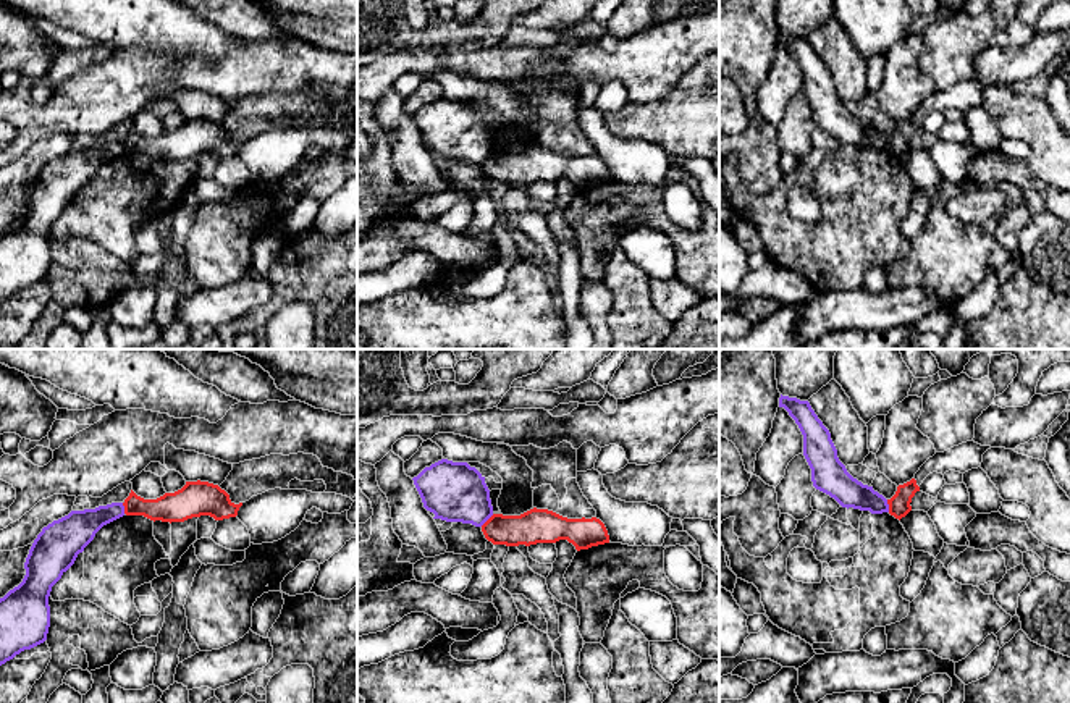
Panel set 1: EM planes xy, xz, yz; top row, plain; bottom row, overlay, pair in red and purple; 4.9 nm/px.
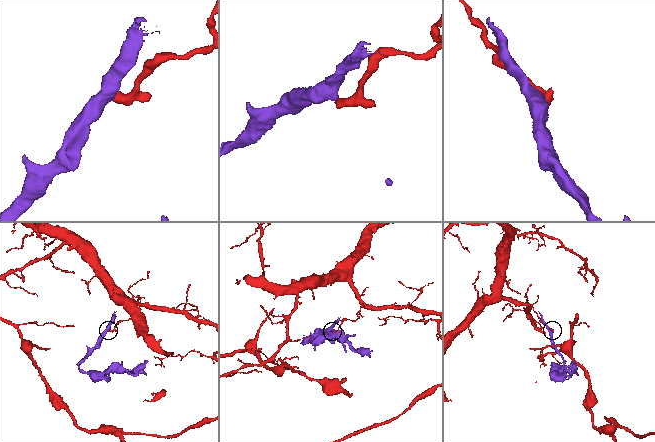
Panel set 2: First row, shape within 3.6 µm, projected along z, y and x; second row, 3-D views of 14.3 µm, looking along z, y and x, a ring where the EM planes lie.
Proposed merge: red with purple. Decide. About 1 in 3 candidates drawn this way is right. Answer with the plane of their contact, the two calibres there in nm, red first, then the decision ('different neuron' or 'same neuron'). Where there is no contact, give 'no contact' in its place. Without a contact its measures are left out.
xz | 180/300 nm | different neuron

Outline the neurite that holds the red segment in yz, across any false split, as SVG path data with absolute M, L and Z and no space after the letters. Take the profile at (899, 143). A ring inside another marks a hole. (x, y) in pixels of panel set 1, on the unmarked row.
M915 116L904 123L899 123L895 133L887 137L889 152L899 158L905 155L912 149L910 141L916 129L920 129L920 124L916 123Z

